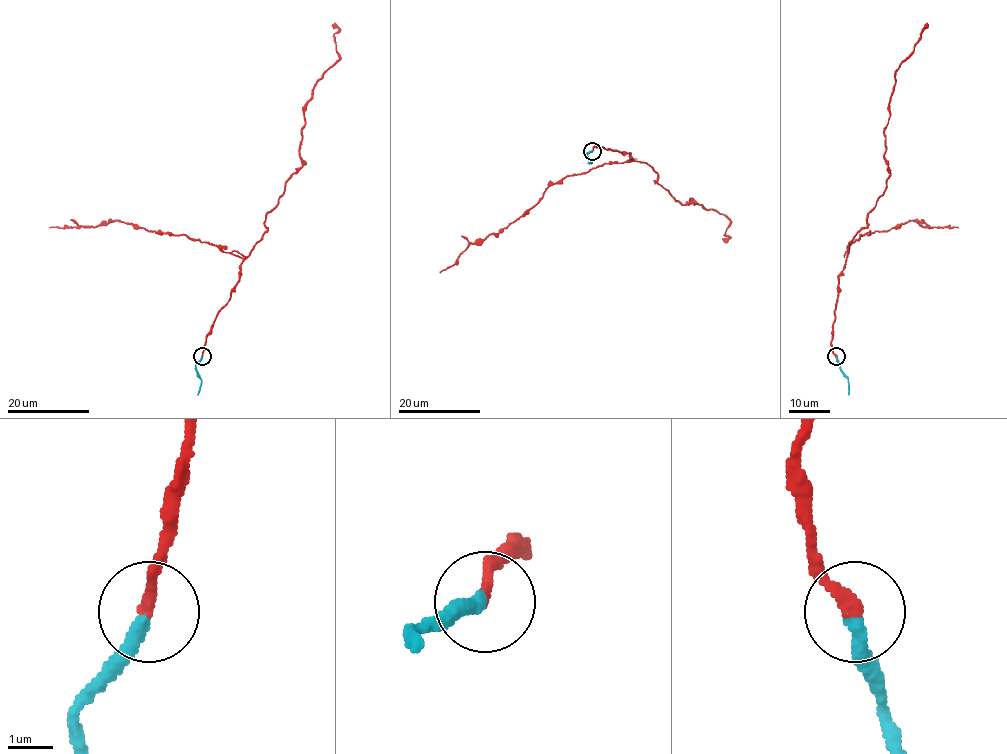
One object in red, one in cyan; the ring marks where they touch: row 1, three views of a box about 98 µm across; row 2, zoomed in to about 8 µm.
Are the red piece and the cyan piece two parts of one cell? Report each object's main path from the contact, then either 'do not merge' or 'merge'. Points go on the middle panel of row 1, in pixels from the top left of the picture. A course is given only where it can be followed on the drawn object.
red runs (593, 150), (629, 153), (675, 200), (692, 198), (723, 214), (729, 221), (725, 241); cyan runs (593, 150), (587, 154), (592, 162), (588, 163); merge

